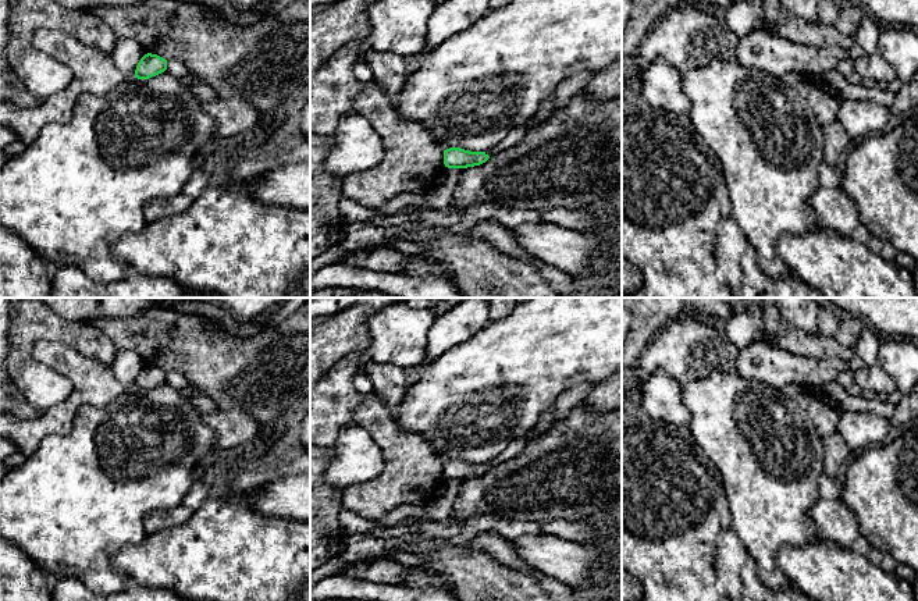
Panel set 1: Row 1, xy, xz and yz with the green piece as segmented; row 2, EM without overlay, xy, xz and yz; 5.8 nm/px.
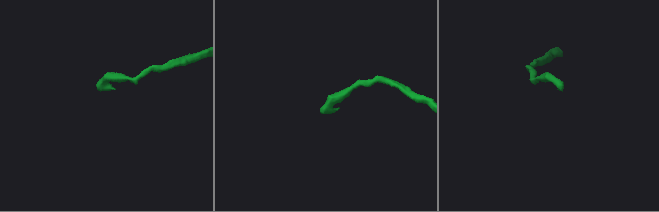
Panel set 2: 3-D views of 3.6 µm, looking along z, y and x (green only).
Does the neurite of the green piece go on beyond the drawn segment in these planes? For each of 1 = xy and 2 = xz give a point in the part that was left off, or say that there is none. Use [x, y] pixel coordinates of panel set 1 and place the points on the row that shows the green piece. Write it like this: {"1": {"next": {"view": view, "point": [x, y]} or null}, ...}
{"1": {"next": null}, "2": {"next": null}}

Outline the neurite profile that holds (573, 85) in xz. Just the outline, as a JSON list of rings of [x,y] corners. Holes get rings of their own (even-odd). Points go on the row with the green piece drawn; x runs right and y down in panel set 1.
[[[583,71],[566,78],[554,93],[554,110],[551,111],[551,118],[556,111],[563,109],[576,95],[584,90],[593,74]]]

